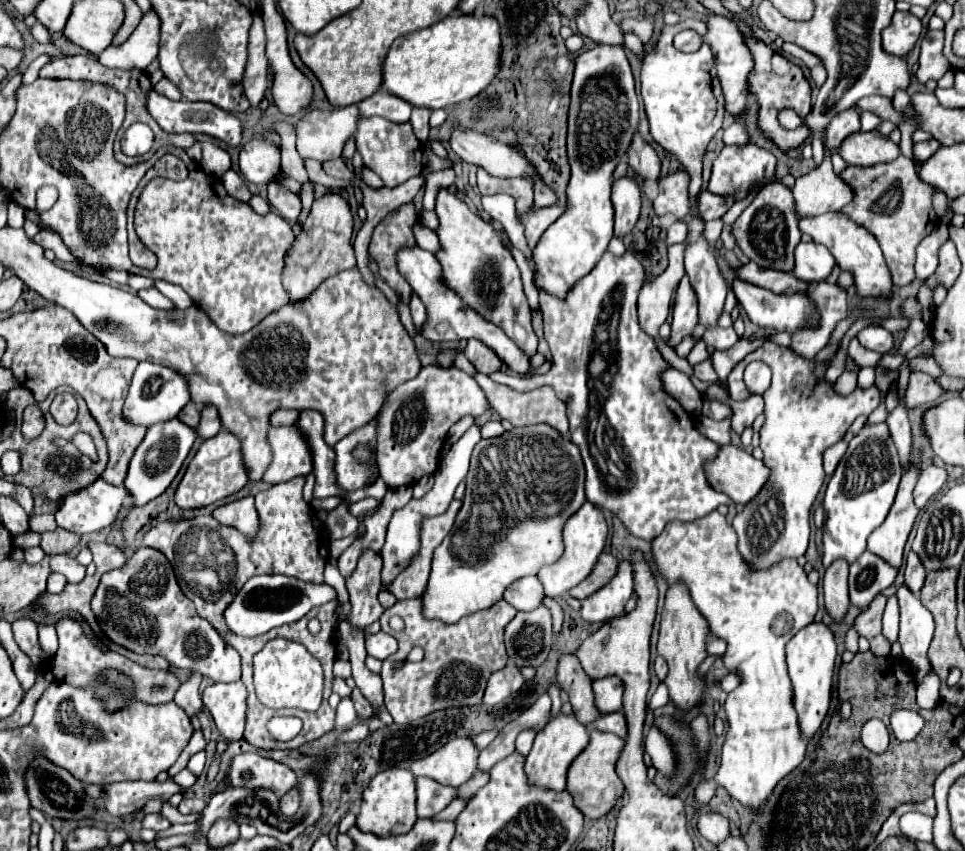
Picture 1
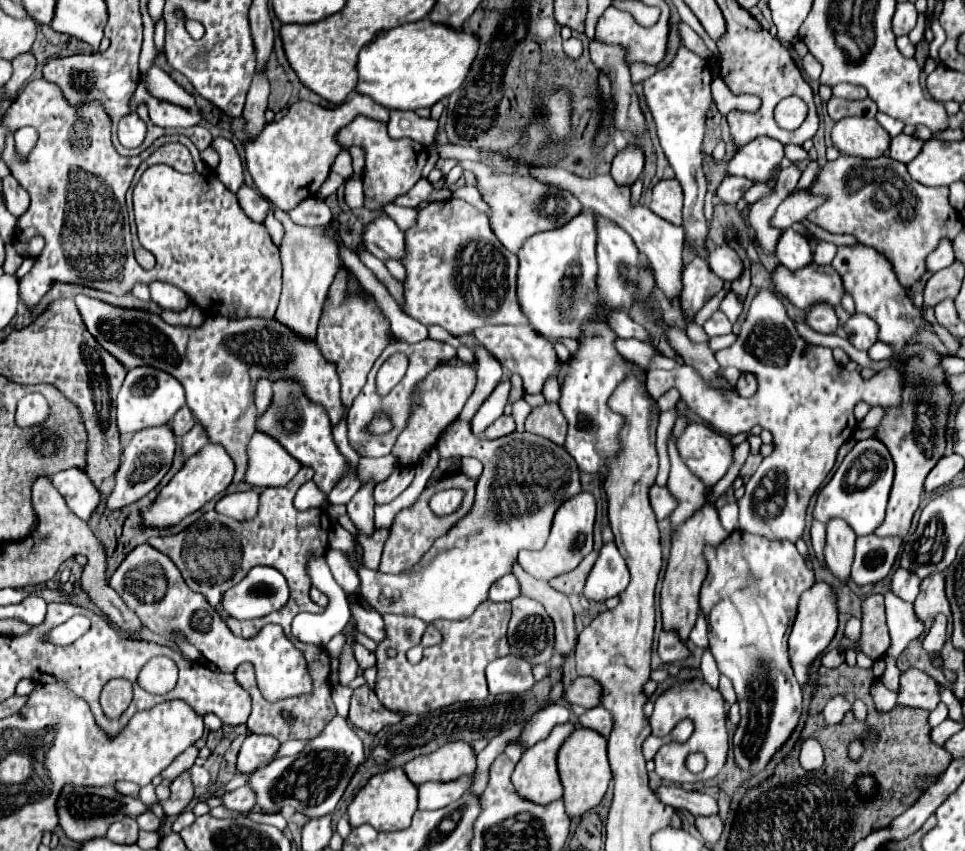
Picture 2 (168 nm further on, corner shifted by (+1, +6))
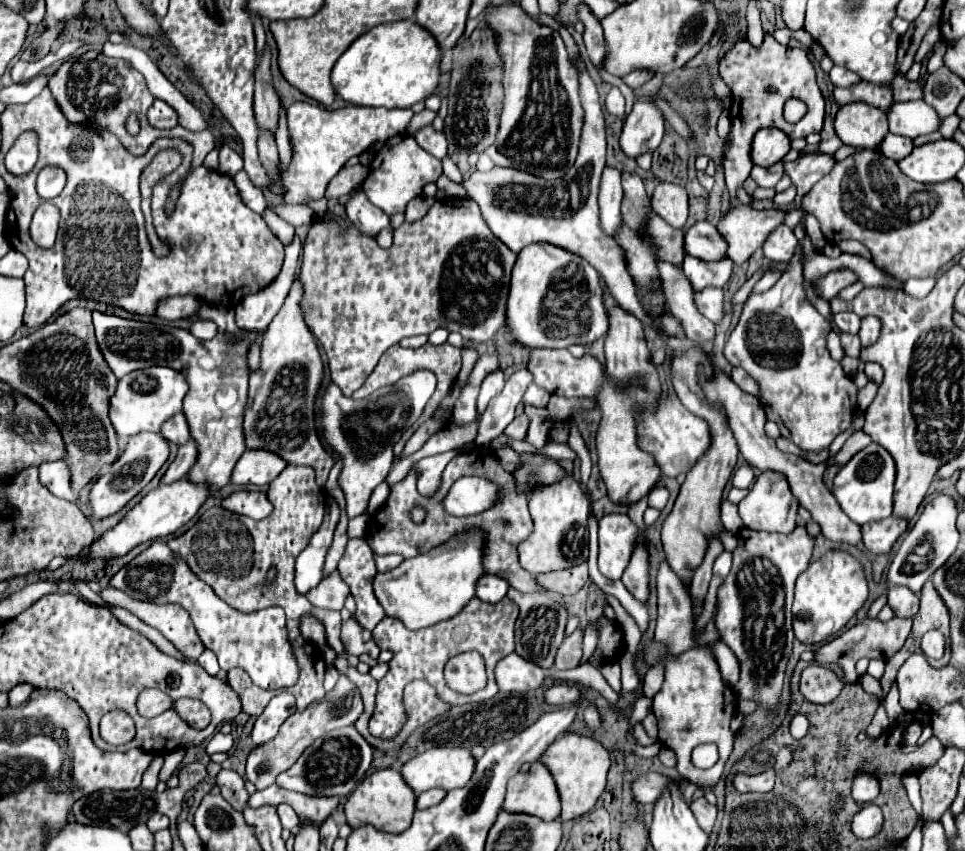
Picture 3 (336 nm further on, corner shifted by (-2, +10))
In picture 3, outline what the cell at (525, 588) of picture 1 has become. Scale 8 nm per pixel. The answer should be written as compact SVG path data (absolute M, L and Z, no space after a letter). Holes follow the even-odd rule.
M483 575L477 579L477 597L481 597L485 603L497 603L505 597L509 589L509 583L503 577L497 575Z

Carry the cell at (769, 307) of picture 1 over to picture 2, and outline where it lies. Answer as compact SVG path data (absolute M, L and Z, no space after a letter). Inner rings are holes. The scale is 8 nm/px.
M728 247L710 249L708 265L722 281L728 281L728 283L736 281L742 275L742 259L738 259L738 253Z

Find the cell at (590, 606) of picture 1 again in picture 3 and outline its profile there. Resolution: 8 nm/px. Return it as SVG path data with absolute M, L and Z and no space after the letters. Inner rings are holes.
M609 513L599 519L599 571L607 579L621 579L637 537L639 529L627 515Z

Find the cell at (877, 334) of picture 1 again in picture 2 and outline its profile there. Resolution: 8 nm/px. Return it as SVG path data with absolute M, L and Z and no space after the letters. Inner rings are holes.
M862 313L852 315L846 321L844 331L848 335L848 341L862 351L868 351L878 341L878 325L868 315L862 315Z

